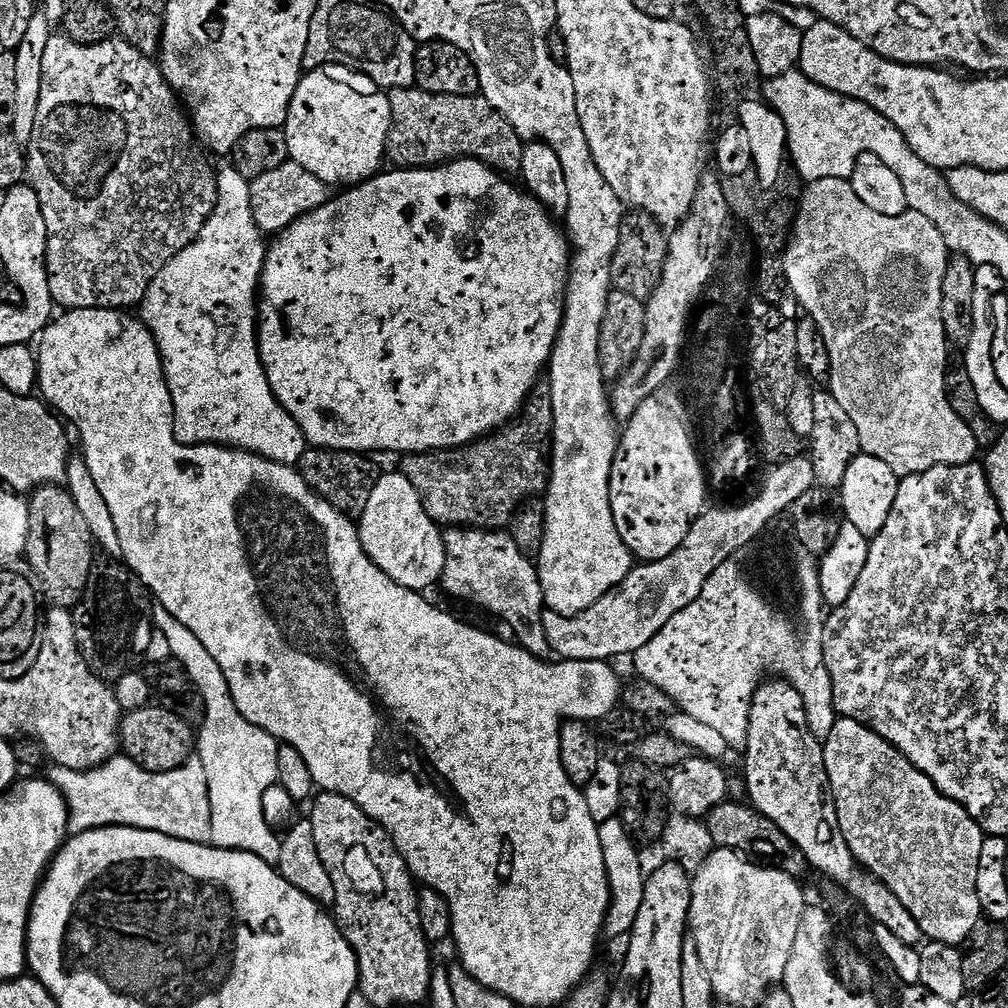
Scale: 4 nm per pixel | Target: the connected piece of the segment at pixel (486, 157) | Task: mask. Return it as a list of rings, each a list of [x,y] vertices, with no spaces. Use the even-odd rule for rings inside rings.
[[[415,87],[398,88],[389,95],[390,106],[392,107],[392,124],[388,128],[387,159],[393,160],[395,167],[400,170],[434,168],[447,164],[454,160],[465,158],[479,161],[493,170],[501,170],[512,160],[512,151],[518,145],[518,137],[512,127],[506,121],[499,118],[492,118],[487,124],[483,116],[470,112],[464,106],[459,114],[456,108],[458,104],[455,96],[432,96],[429,92],[422,92]]]

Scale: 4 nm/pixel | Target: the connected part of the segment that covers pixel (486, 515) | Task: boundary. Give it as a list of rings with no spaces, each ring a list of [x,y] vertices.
[[[529,402],[522,415],[507,426],[479,439],[471,446],[447,452],[408,454],[403,457],[402,475],[422,501],[423,511],[437,525],[457,524],[460,530],[504,530],[512,520],[516,507],[535,492],[543,493],[546,487],[545,447],[551,435],[550,409],[547,403]]]

